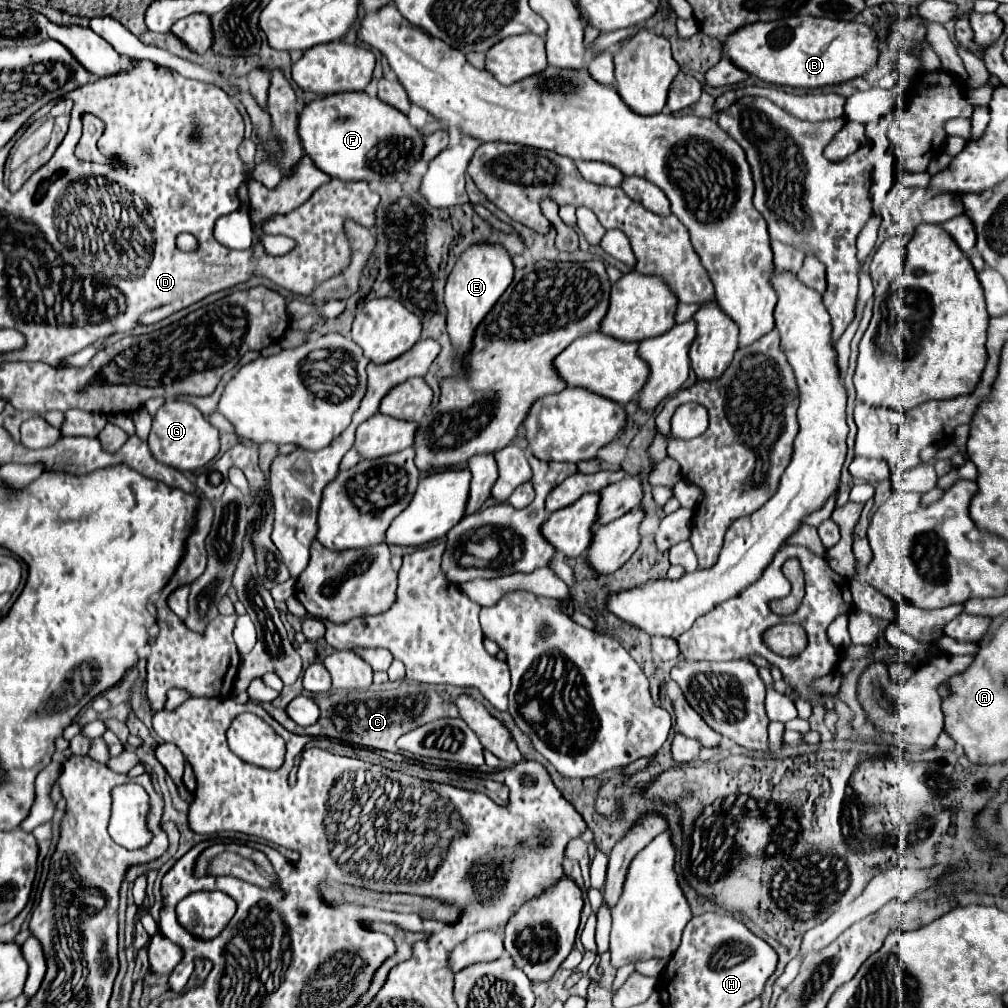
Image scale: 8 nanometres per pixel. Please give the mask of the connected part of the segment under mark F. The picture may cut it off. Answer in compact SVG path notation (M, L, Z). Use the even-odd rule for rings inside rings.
M335 93L311 101L299 115L299 135L313 163L343 181L391 181L421 161L421 153L409 149L409 143L423 139L423 133L411 127L405 113L367 93Z

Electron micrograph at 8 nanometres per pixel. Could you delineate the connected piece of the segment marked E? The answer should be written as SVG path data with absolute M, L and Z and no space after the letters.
M473 243L455 263L447 287L445 287L445 305L447 305L447 331L451 343L457 349L457 355L463 357L471 347L471 335L481 319L491 311L493 303L505 293L513 281L513 263L507 249L501 243Z

